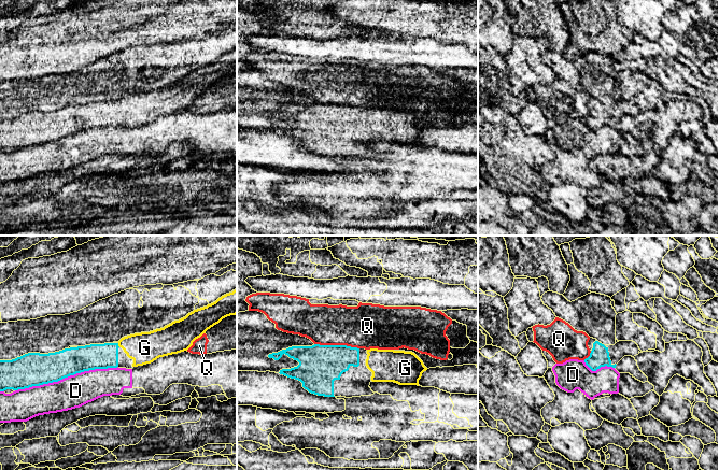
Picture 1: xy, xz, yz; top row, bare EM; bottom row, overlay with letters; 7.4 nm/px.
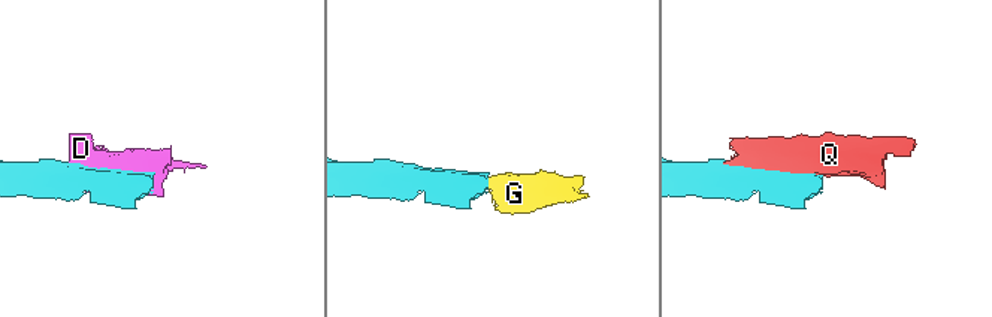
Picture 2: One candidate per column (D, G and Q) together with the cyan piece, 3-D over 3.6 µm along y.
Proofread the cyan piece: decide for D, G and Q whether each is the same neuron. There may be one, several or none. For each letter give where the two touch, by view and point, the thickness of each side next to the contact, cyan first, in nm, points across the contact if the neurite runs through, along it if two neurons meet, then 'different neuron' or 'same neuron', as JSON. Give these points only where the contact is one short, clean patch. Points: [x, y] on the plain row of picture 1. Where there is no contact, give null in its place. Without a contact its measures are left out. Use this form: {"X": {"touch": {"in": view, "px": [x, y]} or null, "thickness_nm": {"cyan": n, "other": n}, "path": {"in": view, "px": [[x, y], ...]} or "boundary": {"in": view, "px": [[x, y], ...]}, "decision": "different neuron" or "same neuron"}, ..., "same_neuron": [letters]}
{"D": {"touch": {"in": "xy", "px": [66, 136]}, "thickness_nm": {"cyan": 260, "other": 240}, "decision": "different neuron"}, "G": {"touch": {"in": "xy", "px": [117, 104]}, "thickness_nm": {"cyan": 190, "other": 240}, "path": {"in": "xy", "px": [[95, 115], [104, 115], [117, 104], [144, 107]]}, "decision": "same neuron"}, "Q": {"touch": {"in": "xz", "px": [337, 104]}, "thickness_nm": {"cyan": 300, "other": 320}, "decision": "different neuron"}, "same_neuron": ["G"]}

